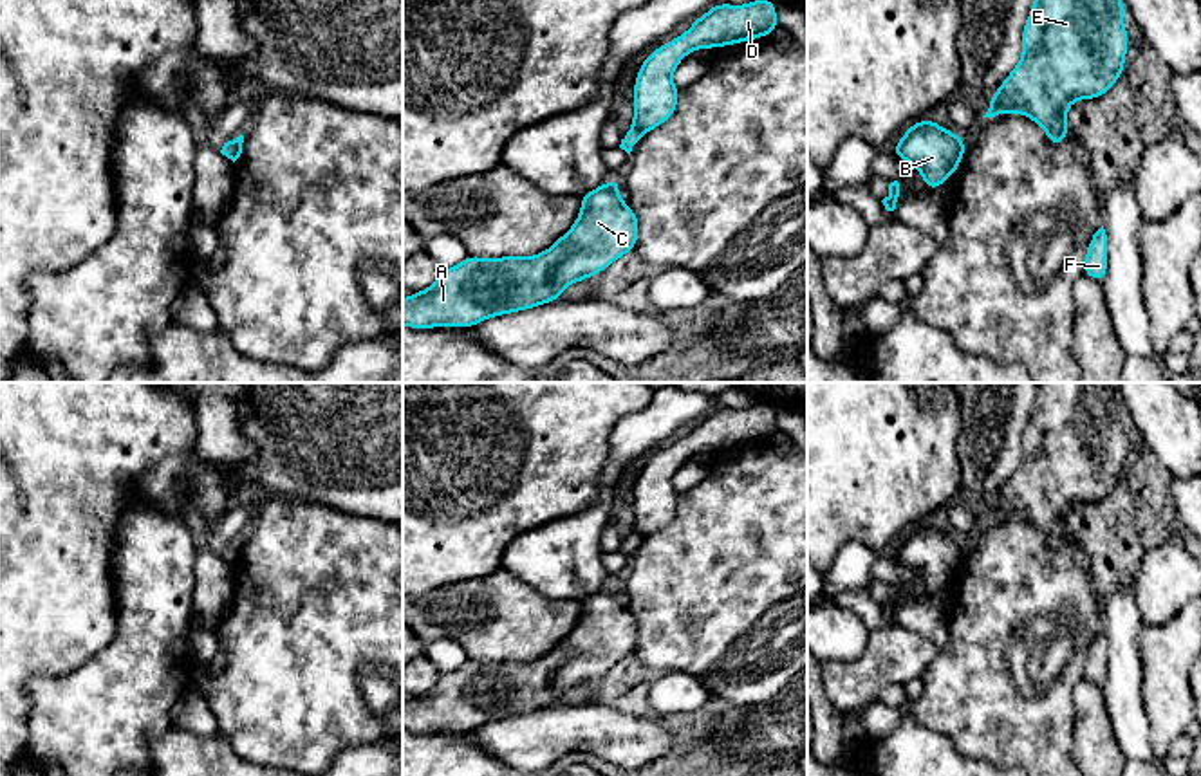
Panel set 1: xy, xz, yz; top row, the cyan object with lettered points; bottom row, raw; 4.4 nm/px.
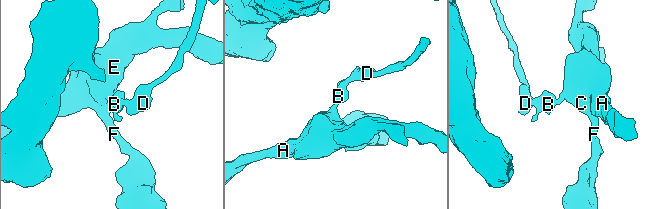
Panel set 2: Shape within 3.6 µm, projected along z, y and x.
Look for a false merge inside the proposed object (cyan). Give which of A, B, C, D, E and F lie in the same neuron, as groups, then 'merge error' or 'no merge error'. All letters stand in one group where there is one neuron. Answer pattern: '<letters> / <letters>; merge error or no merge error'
A C E F / B D; merge error

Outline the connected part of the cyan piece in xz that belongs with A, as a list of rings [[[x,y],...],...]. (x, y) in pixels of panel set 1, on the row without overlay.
[[[619,581],[583,597],[571,633],[536,661],[466,661],[439,677],[421,697],[403,704],[403,731],[470,733],[493,720],[560,704],[571,688],[587,684],[638,648],[638,619],[618,601]]]

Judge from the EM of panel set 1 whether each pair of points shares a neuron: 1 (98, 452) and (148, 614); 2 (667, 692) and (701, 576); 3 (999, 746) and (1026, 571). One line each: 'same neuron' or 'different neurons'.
1: different neurons
2: different neurons
3: same neuron

